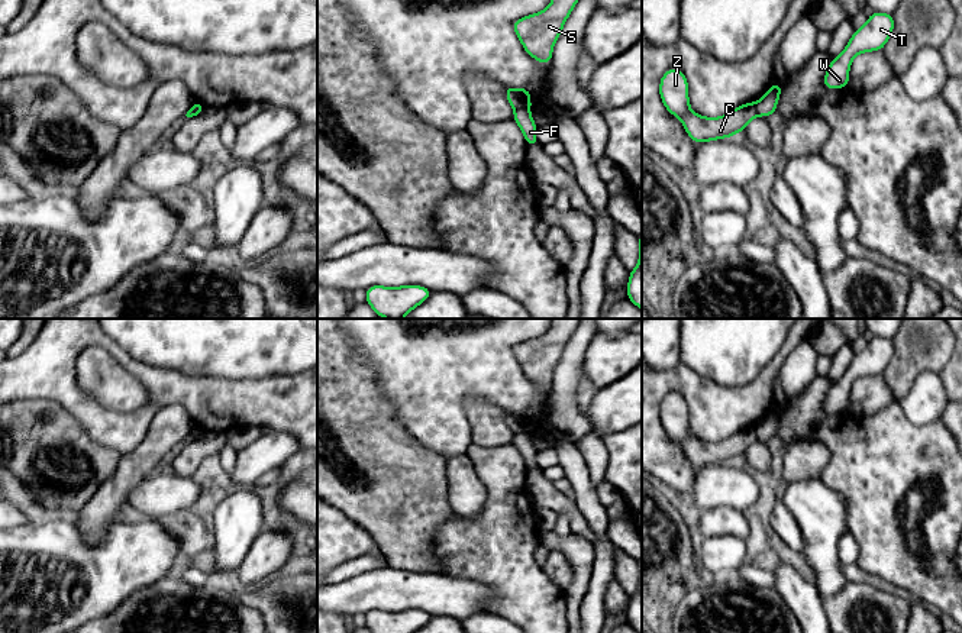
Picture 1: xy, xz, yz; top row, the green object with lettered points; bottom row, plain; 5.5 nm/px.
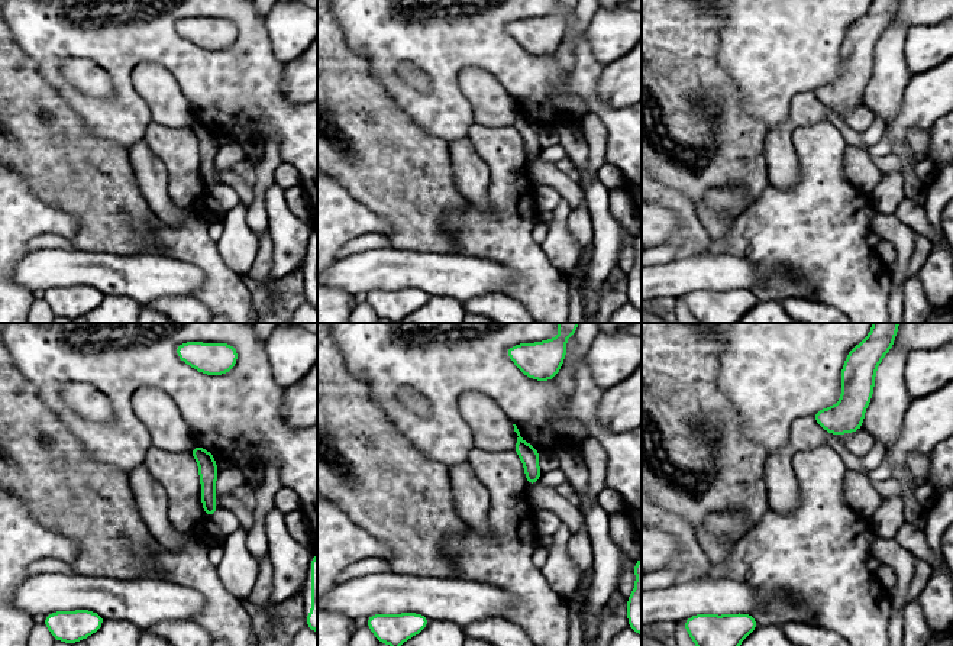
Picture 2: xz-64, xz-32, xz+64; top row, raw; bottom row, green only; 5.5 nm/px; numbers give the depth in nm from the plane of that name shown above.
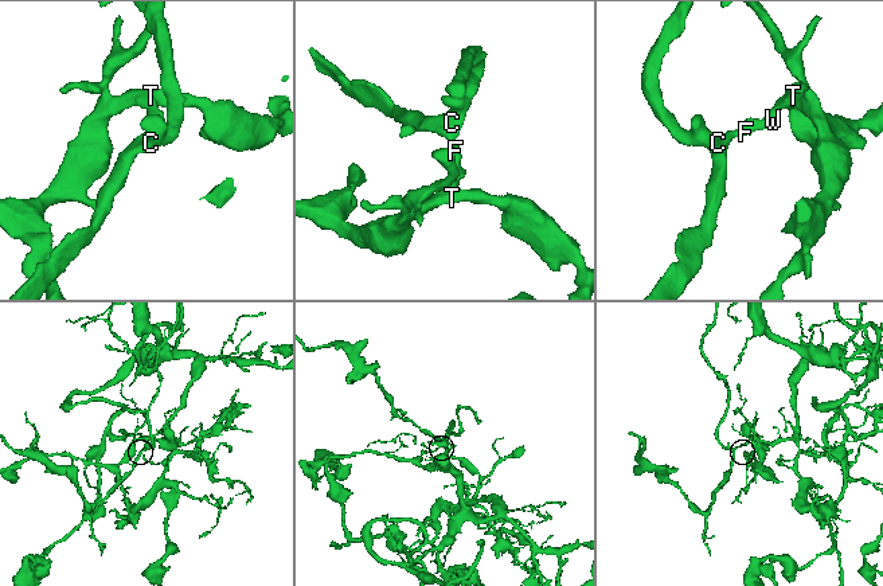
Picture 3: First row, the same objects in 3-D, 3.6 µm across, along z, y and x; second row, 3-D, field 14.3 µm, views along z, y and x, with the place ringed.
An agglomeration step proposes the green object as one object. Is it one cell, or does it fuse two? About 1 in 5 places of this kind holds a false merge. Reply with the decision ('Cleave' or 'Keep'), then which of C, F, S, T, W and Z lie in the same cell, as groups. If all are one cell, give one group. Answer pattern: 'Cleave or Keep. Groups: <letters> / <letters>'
Cleave. Groups: C S Z / F T W

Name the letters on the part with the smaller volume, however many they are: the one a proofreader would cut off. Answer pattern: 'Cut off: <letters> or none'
Cut off: C, S, Z

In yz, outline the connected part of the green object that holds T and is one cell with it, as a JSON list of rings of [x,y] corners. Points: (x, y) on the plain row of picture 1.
[[[874,336],[862,352],[855,353],[846,372],[829,388],[823,404],[824,411],[846,413],[852,384],[862,377],[882,375],[894,351],[892,339]]]

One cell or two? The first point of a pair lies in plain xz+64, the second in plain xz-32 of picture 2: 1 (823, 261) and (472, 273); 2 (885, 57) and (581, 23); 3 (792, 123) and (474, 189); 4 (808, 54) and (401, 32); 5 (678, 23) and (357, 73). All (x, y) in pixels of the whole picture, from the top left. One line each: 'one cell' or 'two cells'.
1: two cells
2: one cell
3: one cell
4: one cell
5: one cell

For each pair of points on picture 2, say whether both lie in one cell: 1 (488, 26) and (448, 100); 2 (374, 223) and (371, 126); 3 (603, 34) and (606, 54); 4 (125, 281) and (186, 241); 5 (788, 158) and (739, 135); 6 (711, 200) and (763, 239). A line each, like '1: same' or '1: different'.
1: same
2: different
3: same
4: different
5: different
6: different

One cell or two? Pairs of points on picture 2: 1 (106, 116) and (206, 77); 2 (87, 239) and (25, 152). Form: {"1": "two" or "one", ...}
{"1": "one", "2": "one"}

